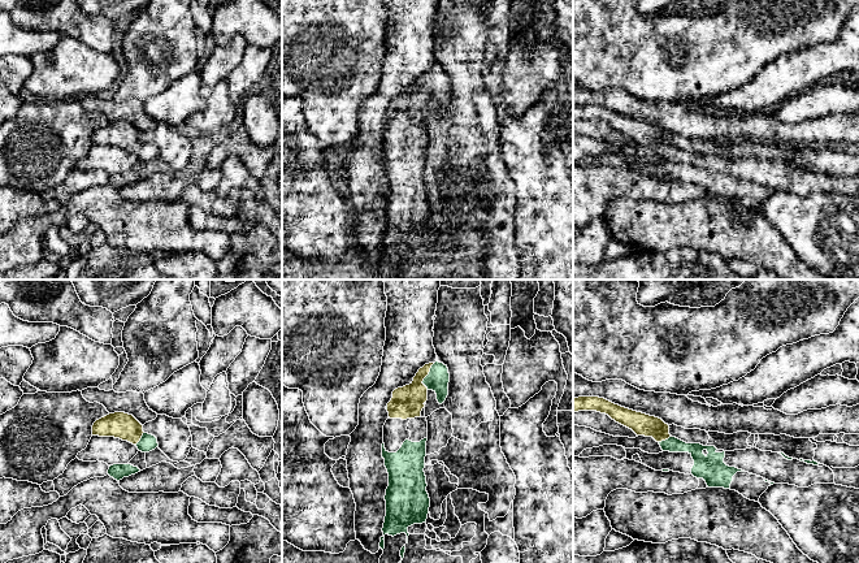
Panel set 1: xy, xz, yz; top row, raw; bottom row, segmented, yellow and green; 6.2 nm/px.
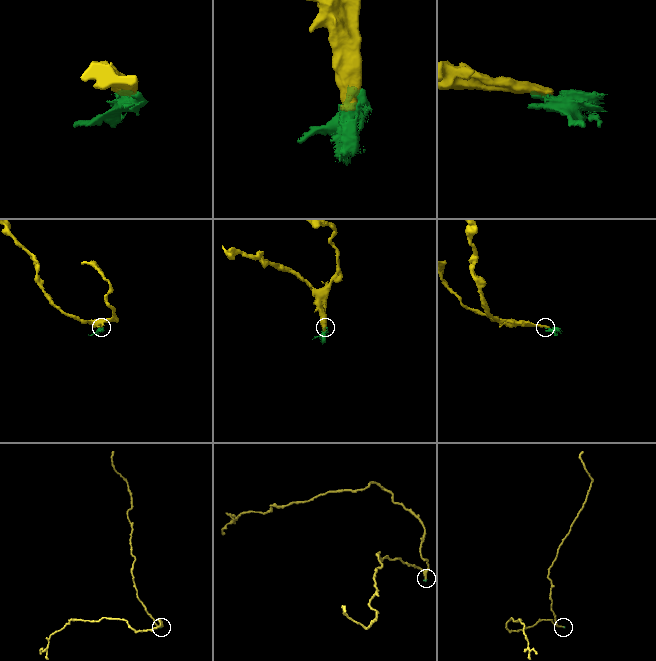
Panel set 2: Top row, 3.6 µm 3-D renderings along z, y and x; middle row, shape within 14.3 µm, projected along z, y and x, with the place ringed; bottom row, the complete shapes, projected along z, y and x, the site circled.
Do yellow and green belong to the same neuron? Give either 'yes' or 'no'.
yes

